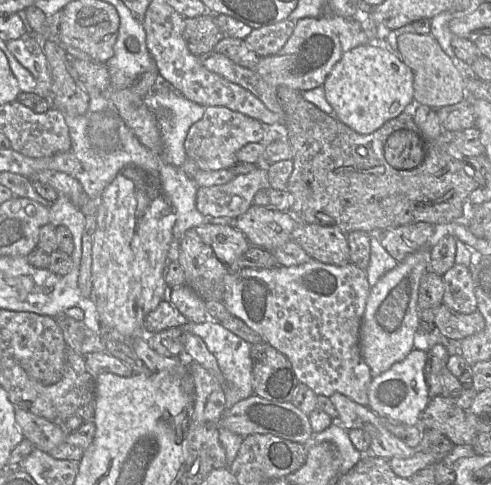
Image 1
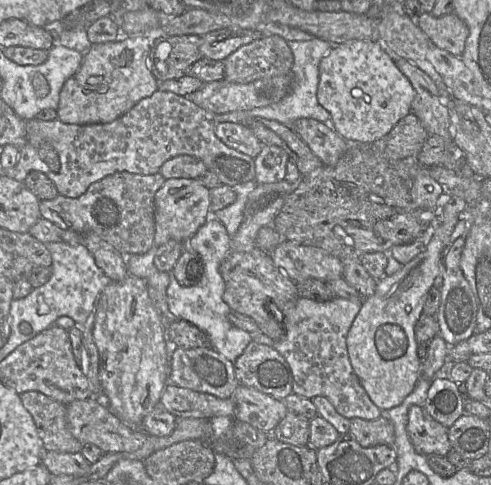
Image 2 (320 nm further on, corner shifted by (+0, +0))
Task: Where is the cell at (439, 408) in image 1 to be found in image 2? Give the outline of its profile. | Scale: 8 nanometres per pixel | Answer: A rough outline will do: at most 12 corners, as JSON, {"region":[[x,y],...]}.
{"region":[[423,406],[409,408],[406,431],[418,454],[446,456],[448,429]]}

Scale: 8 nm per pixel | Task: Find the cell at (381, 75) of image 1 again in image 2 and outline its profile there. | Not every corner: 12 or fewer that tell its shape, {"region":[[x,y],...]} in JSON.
{"region":[[379,41],[333,45],[317,100],[346,141],[385,138],[410,81]]}

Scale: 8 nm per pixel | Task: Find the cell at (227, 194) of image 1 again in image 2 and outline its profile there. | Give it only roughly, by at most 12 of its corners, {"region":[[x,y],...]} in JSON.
{"region":[[263,145],[254,158],[255,181],[284,180],[288,154]]}

